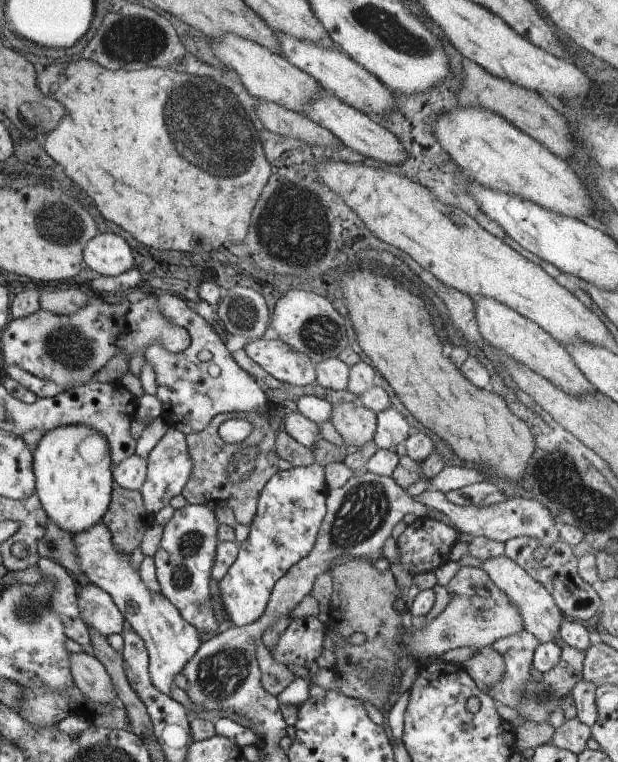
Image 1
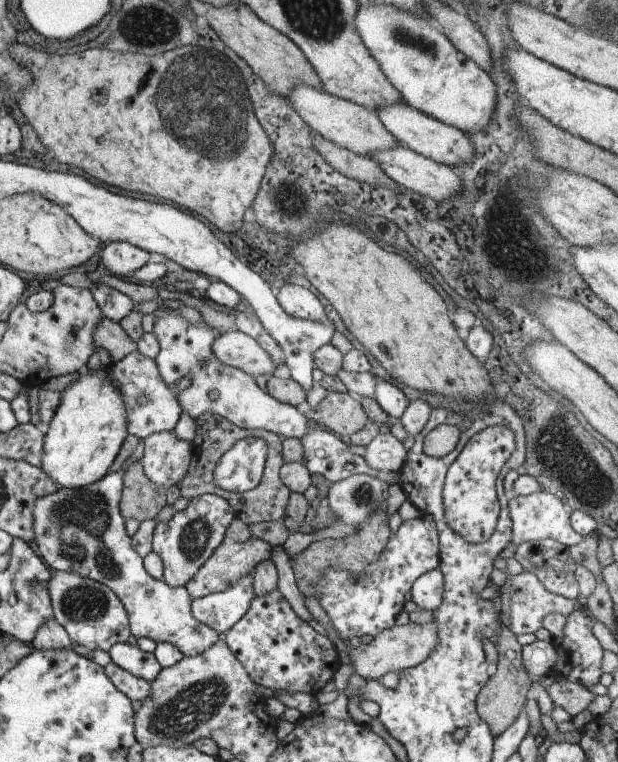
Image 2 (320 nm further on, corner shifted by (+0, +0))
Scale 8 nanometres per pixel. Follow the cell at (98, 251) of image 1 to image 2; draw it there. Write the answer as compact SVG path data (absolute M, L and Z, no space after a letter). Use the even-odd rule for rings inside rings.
M113 241L106 243L101 257L104 267L112 275L131 277L135 271L144 267L148 258L153 258L153 254L148 254L146 249L140 250L125 241Z

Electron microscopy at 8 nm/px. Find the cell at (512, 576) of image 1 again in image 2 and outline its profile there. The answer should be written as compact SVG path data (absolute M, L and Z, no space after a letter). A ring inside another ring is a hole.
M525 571L509 577L512 581L509 629L516 637L538 632L548 614L567 618L574 611L574 600L548 592L533 573Z

